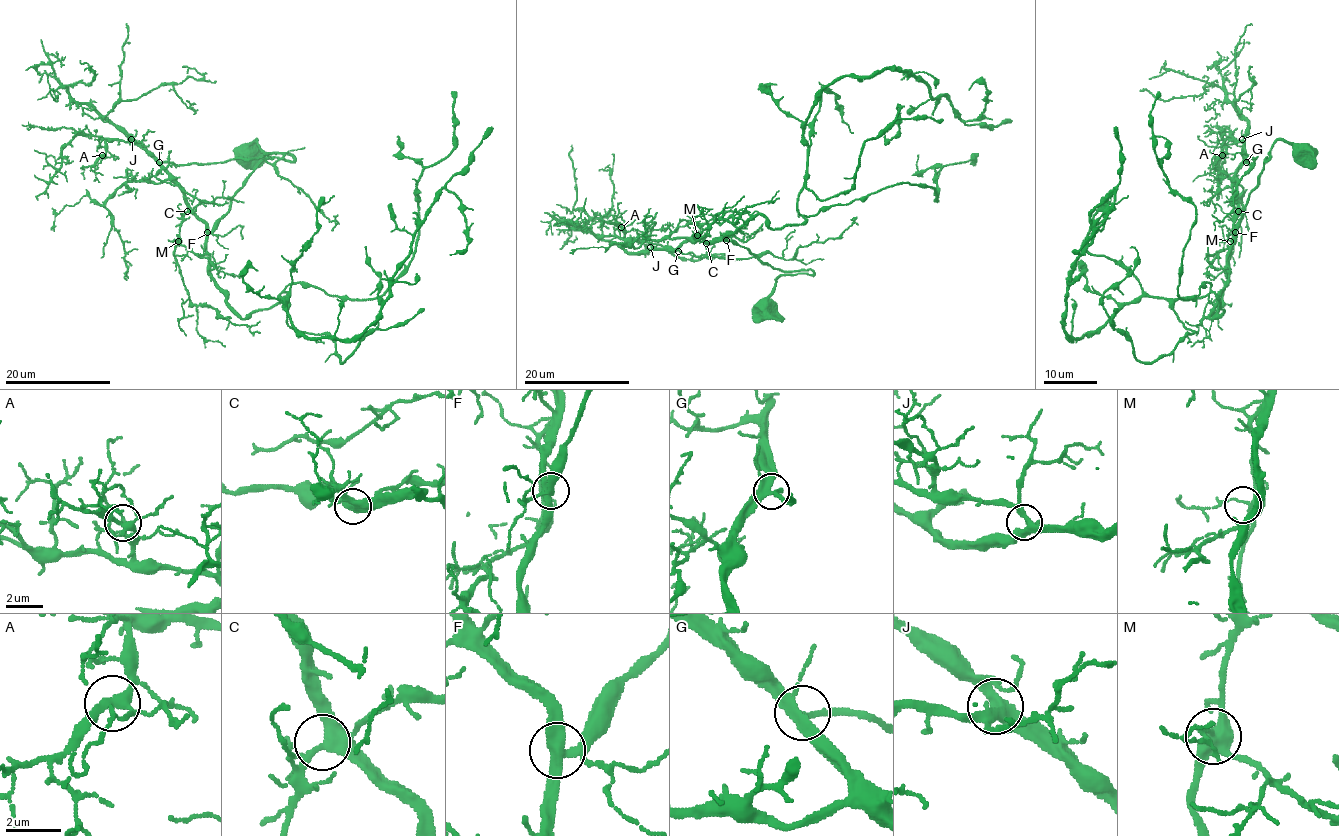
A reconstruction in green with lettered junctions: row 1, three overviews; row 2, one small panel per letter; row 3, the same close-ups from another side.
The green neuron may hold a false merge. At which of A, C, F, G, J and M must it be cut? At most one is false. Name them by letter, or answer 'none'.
none

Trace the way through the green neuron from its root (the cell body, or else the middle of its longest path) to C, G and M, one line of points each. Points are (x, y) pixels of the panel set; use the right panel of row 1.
C: (1302, 150), (1277, 139), (1264, 159), (1259, 184), (1247, 199), (1236, 232), (1234, 216), (1238, 211)
G: (1302, 150), (1276, 141), (1264, 159), (1259, 184), (1247, 199), (1236, 232), (1232, 175), (1246, 162)
M: (1302, 150), (1276, 141), (1264, 159), (1259, 184), (1247, 199), (1236, 232), (1236, 212), (1232, 217), (1230, 241)

